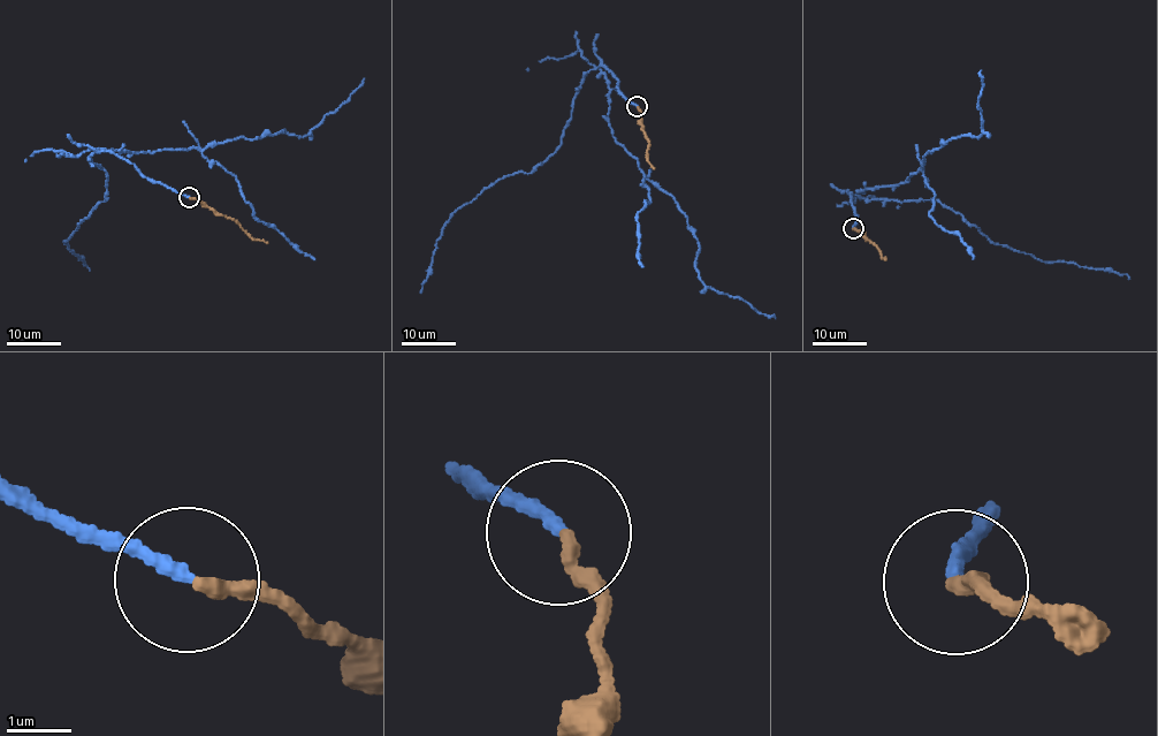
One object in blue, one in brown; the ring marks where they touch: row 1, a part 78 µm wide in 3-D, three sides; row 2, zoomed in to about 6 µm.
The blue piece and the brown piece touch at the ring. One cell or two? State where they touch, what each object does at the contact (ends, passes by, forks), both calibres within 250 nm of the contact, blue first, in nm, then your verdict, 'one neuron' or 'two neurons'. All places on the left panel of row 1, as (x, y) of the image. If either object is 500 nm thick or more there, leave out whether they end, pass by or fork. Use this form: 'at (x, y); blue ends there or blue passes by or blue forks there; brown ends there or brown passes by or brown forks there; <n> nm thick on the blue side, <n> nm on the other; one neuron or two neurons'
at (189, 197); blue ends there; brown ends there; 190 nm thick on the blue side, 240 nm on the other; two neurons

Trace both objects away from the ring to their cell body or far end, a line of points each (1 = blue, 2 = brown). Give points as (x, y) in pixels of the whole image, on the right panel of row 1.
1: (853, 228), (851, 194), (906, 181), (923, 171), (923, 158), (951, 138), (980, 137), (981, 70)
2: (853, 228), (862, 230), (885, 259)

